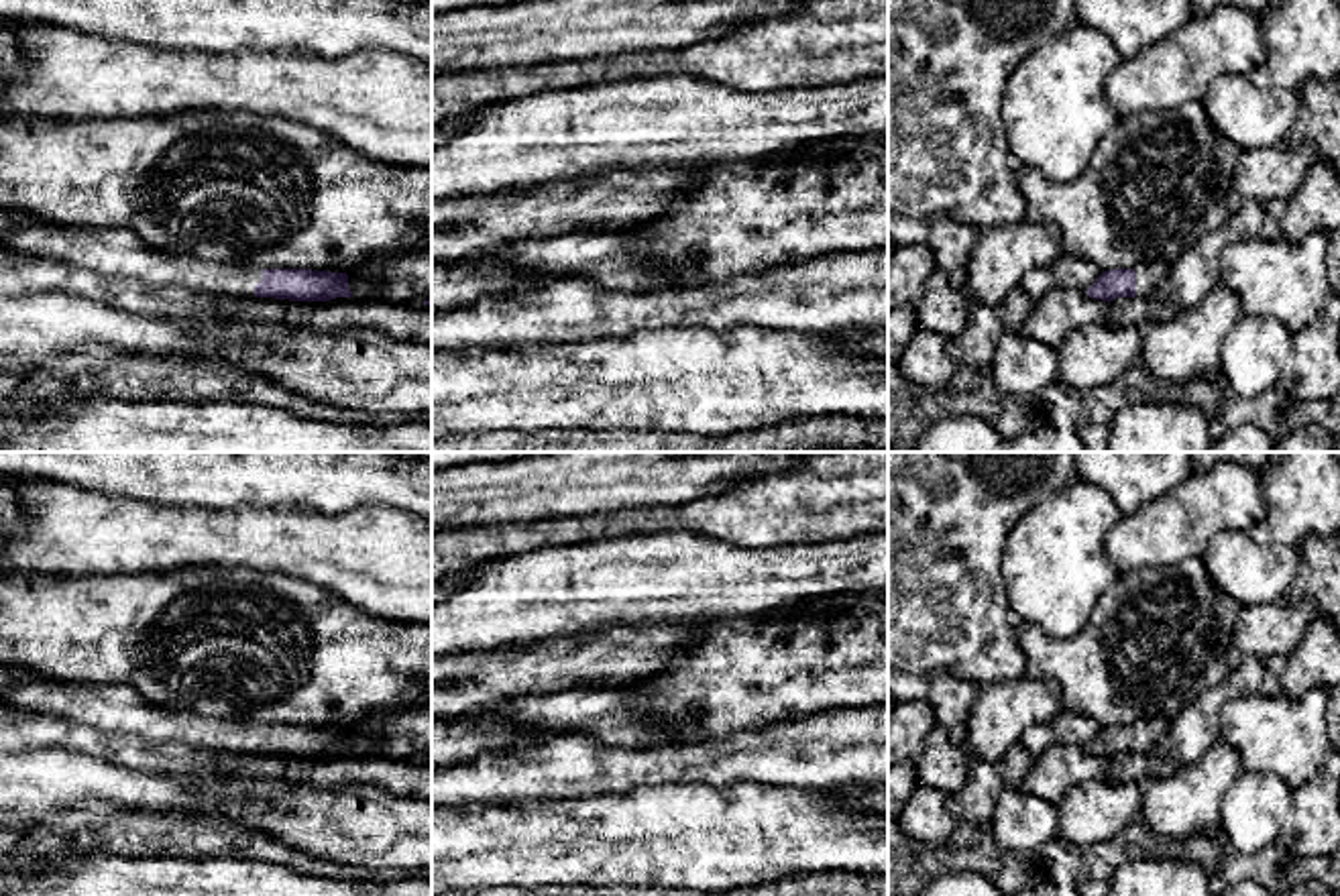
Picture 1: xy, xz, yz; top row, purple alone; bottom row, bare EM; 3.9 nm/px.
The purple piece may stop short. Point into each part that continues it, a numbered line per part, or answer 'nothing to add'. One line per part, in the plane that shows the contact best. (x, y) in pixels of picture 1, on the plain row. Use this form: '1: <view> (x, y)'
1: xy (113, 709)

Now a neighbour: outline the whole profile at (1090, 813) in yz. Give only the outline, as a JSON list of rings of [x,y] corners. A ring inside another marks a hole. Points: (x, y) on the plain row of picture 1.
[[[1090,780],[1073,786],[1057,804],[1059,845],[1065,851],[1104,843],[1142,815],[1138,782]]]

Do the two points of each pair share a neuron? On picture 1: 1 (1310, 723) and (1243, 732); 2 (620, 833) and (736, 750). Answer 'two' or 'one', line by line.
1: one
2: two

